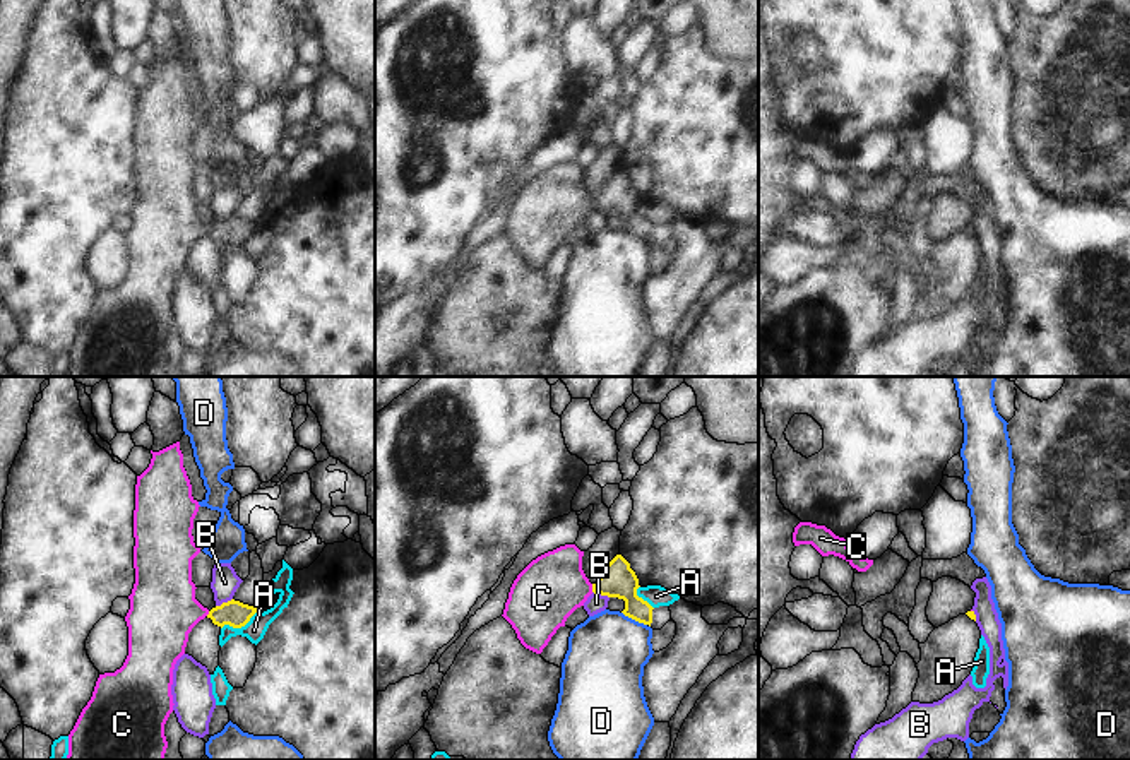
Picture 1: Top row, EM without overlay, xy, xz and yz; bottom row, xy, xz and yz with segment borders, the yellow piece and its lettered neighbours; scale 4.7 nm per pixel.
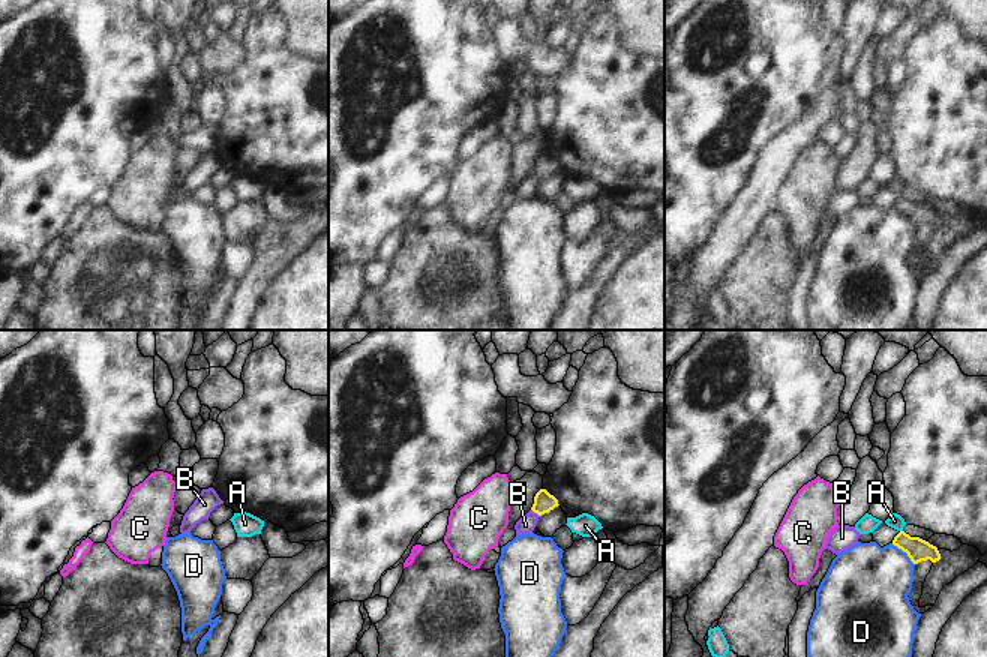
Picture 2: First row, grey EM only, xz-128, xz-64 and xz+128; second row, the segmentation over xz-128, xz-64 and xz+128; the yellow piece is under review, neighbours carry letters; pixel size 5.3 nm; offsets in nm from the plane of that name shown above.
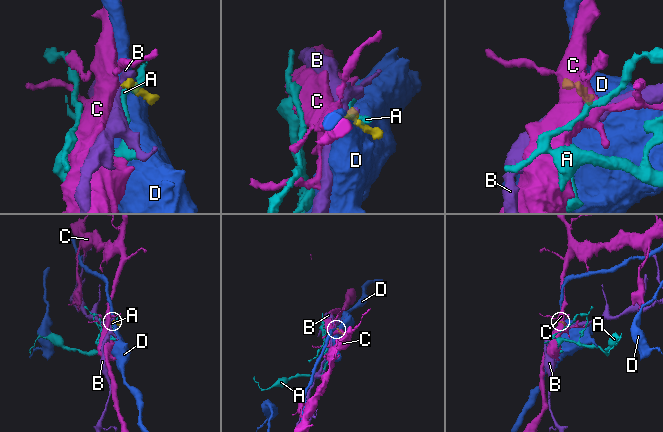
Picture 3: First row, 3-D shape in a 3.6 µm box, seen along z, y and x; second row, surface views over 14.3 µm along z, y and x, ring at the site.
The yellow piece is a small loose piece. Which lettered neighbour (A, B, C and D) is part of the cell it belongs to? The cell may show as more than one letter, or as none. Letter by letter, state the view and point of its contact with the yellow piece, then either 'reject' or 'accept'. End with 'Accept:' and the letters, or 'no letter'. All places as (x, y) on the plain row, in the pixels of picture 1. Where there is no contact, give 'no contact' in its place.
A: xy (238, 243) | reject
B: xy (223, 219) | reject
C: xz (593, 204) | accept
D: xz (634, 235) | reject
Accept: C

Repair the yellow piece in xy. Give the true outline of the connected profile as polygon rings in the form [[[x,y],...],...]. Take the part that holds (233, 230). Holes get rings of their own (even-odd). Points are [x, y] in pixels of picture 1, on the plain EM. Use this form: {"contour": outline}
{"contour": [[[180,58],[152,68],[149,84],[137,92],[134,127],[134,185],[128,243],[128,272],[115,289],[99,291],[92,313],[68,351],[65,377],[164,377],[168,358],[164,341],[173,329],[173,286],[185,270],[188,250],[205,233],[214,241],[245,243],[257,224],[228,217],[211,228],[195,216],[192,176],[200,169],[193,159],[193,135],[199,118],[183,84]]]}

